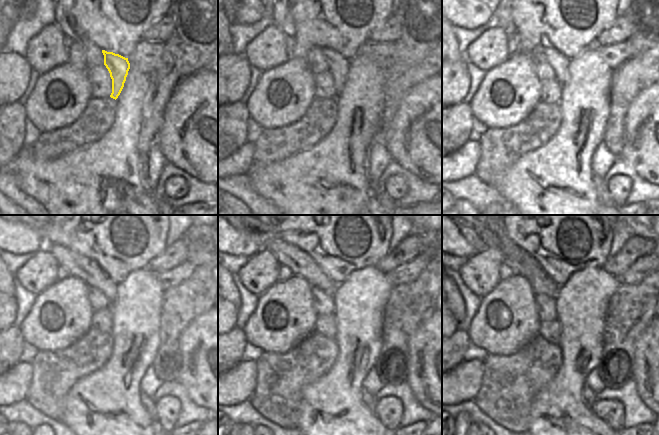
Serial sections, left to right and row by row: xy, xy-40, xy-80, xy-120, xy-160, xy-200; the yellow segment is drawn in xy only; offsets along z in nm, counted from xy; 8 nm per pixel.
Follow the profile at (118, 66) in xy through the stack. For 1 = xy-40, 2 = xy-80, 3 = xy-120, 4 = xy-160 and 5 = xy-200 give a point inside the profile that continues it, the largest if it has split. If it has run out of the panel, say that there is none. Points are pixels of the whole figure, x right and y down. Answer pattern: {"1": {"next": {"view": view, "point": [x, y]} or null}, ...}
{"1": {"next": {"view": "xy-40", "point": [338, 65]}}, "2": {"next": {"view": "xy-80", "point": [559, 63]}}, "3": {"next": {"view": "xy-120", "point": [77, 265]}}, "4": {"next": {"view": "xy-160", "point": [301, 264]}}, "5": {"next": {"view": "xy-200", "point": [518, 255]}}}

